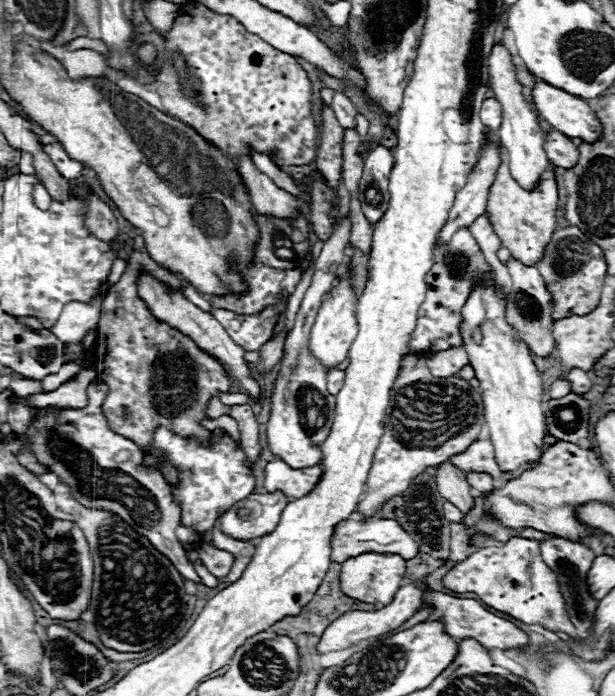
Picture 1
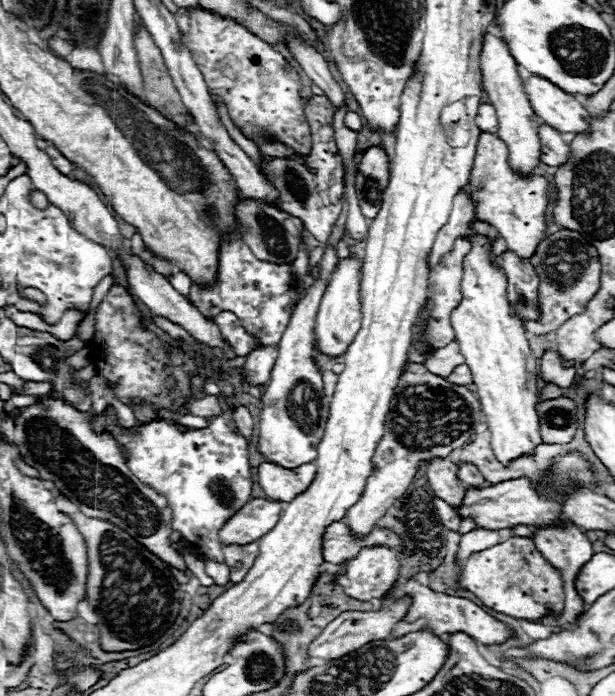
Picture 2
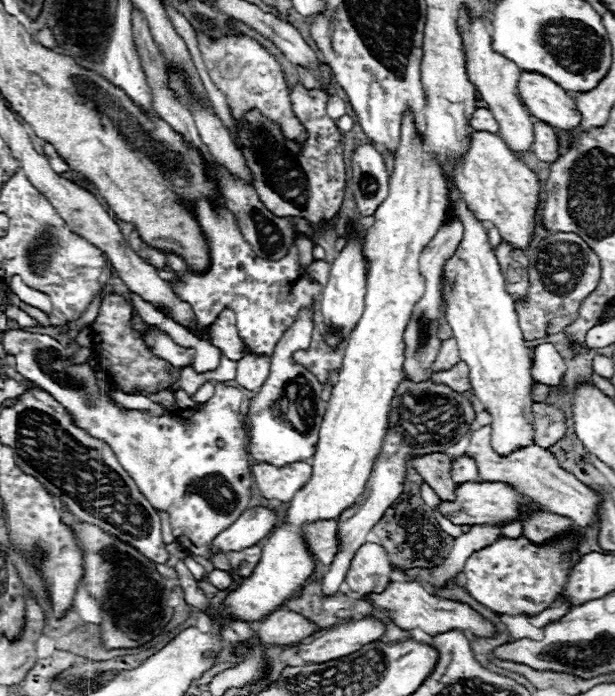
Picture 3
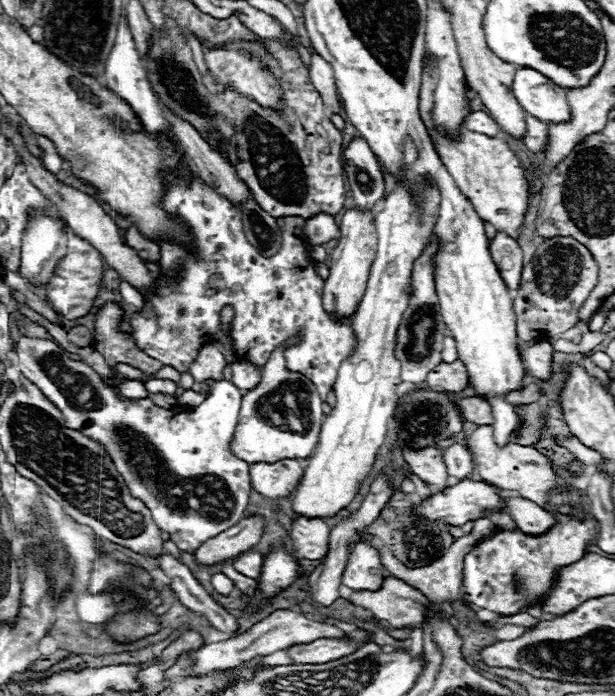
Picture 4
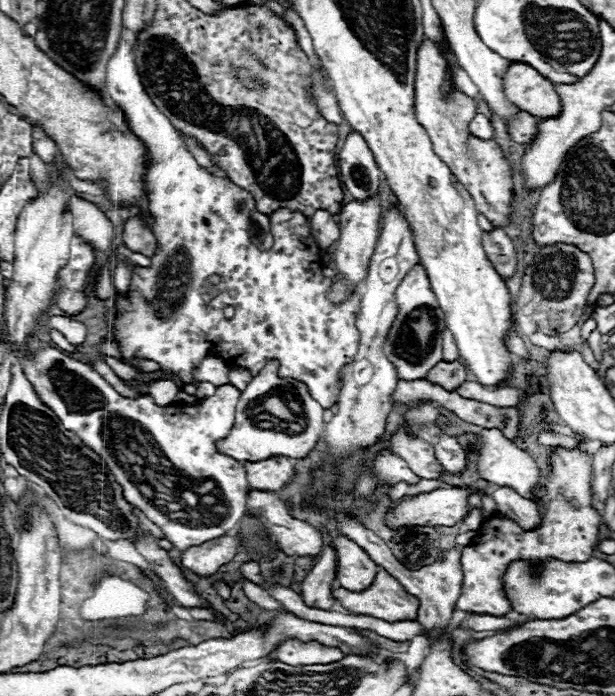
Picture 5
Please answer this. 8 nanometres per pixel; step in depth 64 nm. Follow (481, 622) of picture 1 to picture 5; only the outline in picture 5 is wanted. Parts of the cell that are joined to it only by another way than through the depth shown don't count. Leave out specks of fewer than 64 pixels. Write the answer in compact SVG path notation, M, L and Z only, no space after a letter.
M378 572L374 584L362 592L350 592L344 588L334 588L334 596L338 602L358 614L368 614L386 622L404 622L416 620L418 616L418 598L408 594L396 578L388 572Z

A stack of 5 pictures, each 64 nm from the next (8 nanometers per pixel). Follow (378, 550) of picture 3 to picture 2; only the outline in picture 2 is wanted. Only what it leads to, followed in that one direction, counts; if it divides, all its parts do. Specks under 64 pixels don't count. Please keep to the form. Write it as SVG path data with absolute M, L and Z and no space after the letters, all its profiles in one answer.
M374 546L374 548L362 548L358 552L356 558L350 560L350 564L346 564L346 580L348 586L344 588L344 592L350 598L356 600L384 600L384 596L394 588L398 576L400 576L400 560L398 556L390 550L390 548L382 548L382 546Z

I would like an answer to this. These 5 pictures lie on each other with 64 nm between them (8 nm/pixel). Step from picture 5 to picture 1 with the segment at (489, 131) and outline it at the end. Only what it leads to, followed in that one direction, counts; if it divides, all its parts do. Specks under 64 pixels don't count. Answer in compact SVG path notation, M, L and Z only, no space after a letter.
M494 96L484 100L484 104L480 108L480 120L490 130L498 130L500 128L500 124L502 124L502 106Z

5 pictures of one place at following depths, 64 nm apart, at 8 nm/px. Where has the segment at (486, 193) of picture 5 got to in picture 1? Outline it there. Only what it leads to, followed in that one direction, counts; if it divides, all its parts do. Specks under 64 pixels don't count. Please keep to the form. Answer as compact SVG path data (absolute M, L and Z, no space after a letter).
M502 146L502 164L496 172L496 180L488 194L486 212L490 214L490 222L502 242L504 248L510 250L512 258L524 262L526 266L536 266L538 260L544 258L544 250L552 240L556 230L556 210L558 210L558 182L554 178L546 178L534 192L526 192L508 170L508 150Z

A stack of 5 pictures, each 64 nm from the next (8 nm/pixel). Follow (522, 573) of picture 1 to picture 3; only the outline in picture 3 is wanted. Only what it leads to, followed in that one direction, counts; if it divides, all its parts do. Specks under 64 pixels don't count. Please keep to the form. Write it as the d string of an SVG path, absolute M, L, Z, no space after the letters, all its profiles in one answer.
M526 536L520 538L500 538L494 544L474 552L466 564L464 564L464 586L470 592L470 596L474 596L480 604L484 604L486 608L498 612L498 614L508 614L508 616L518 616L518 614L526 614L526 616L536 616L542 610L554 606L560 596L562 590L566 586L568 580L568 570L570 570L570 562L568 562L568 554L572 552L570 542L576 542L574 536L566 536L560 542L552 542L552 544L544 544L544 546L534 546Z

